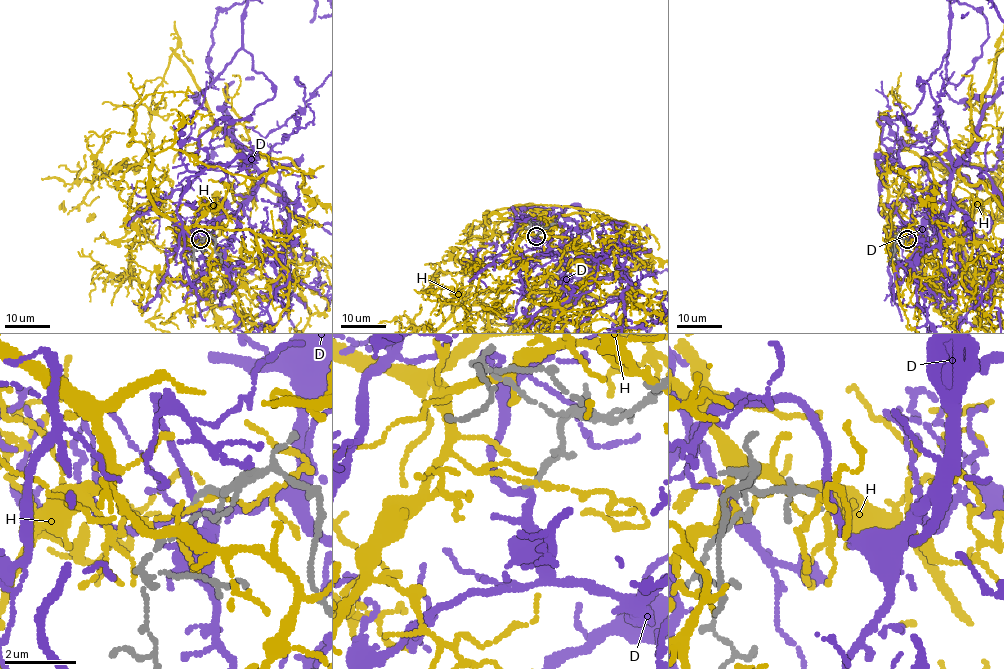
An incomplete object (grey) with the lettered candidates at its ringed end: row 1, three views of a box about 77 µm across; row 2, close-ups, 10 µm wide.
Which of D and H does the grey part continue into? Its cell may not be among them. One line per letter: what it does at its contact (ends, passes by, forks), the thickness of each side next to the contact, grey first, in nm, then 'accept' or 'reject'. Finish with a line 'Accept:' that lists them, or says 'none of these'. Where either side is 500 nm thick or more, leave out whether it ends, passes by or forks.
D: it passes by; calibres 130 and 200 nm; accept
H: it passes by; calibres 130 and 120 nm; reject
Accept: D

